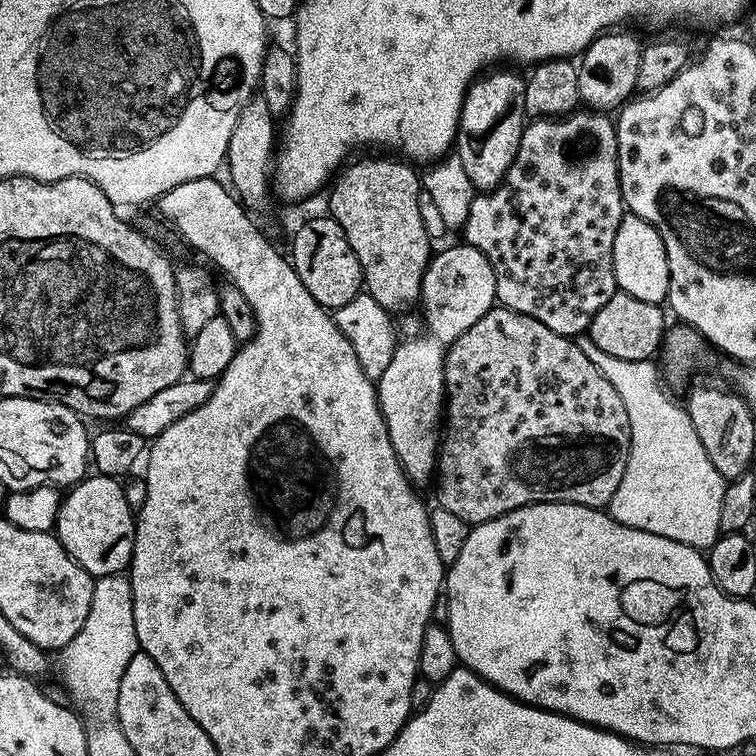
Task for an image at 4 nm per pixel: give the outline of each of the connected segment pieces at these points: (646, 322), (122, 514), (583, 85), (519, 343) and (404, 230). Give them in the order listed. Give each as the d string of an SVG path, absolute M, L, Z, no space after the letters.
M617 290L594 314L590 322L586 335L602 350L605 354L611 354L614 358L627 358L630 362L639 360L652 360L659 353L666 331L664 324L665 309L654 302L642 302L642 298L634 298L630 294Z
M92 474L79 481L69 492L72 493L61 499L54 529L54 534L59 538L60 545L68 551L70 558L76 561L78 566L82 566L94 578L123 573L132 563L132 551L136 537L134 512L127 505L124 484L114 476Z
M628 30L601 32L578 57L578 94L585 109L605 114L615 113L633 99L637 91L638 64L642 62L644 44Z
M493 306L489 312L466 334L462 334L448 348L444 359L444 394L446 397L446 419L442 424L442 439L437 453L436 483L438 482L438 500L447 512L433 511L428 517L430 534L434 534L434 547L438 550L438 558L442 558L445 566L458 559L462 551L462 542L466 542L470 526L484 524L486 521L500 517L512 509L526 504L566 503L581 504L587 508L603 509L614 498L614 490L618 490L618 482L622 482L622 474L626 470L628 451L630 450L630 418L626 418L626 406L622 406L622 398L610 382L606 382L606 374L582 354L579 343L575 339L554 334L554 330L542 326L538 318L530 318L526 314L518 314L509 308Z
M384 154L365 156L368 156L365 160L353 159L337 171L330 184L332 193L328 196L326 212L338 222L338 226L342 226L342 234L346 234L346 242L350 242L350 250L354 250L358 258L360 268L364 271L363 287L367 295L372 296L374 302L388 312L399 314L407 308L417 307L424 271L434 255L434 247L428 241L428 228L424 225L424 212L420 209L422 180L418 172L416 176L412 169L415 167L403 159L389 158Z

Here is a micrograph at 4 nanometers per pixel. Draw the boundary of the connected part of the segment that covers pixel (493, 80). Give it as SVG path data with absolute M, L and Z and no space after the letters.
M488 70L476 77L464 95L460 125L456 131L454 154L462 162L470 182L477 190L497 188L510 170L522 142L526 123L523 75Z

